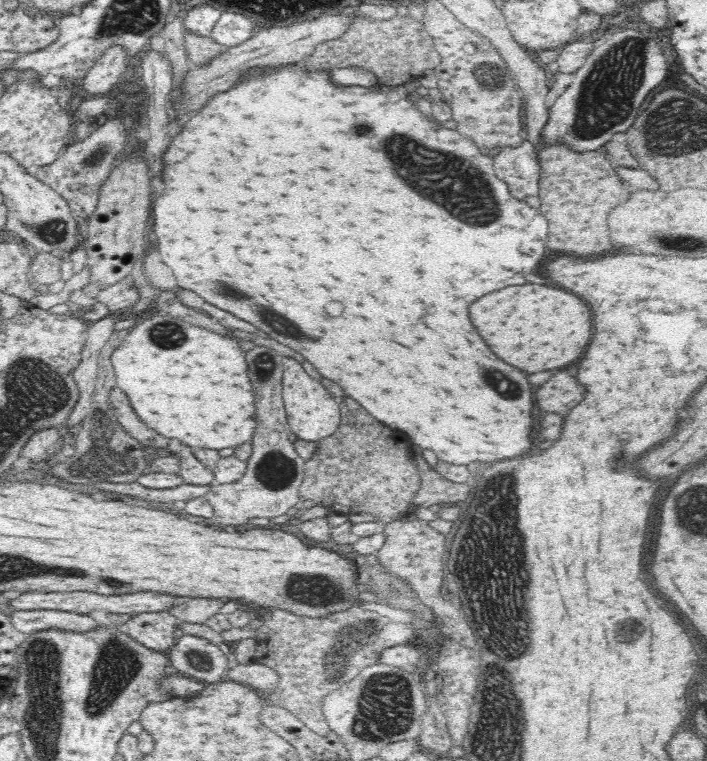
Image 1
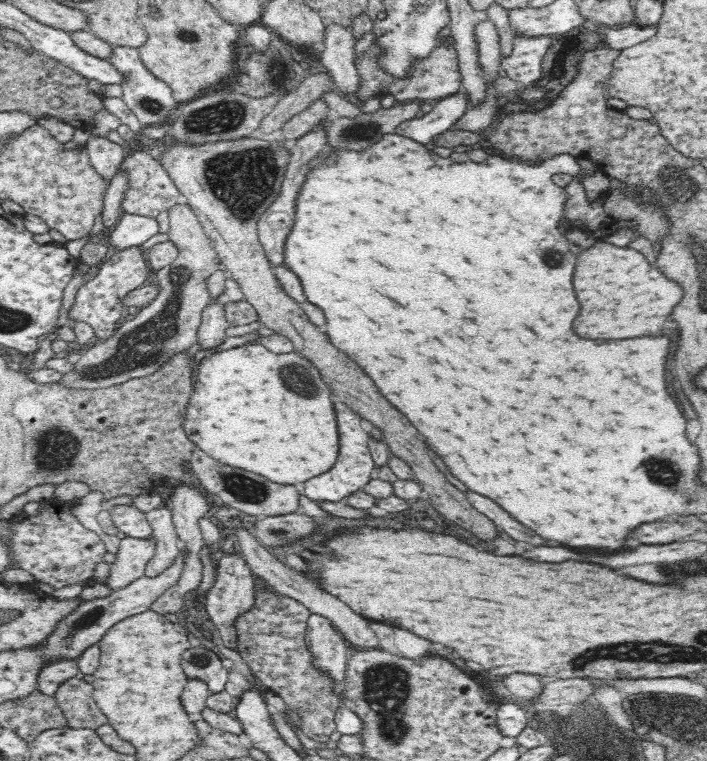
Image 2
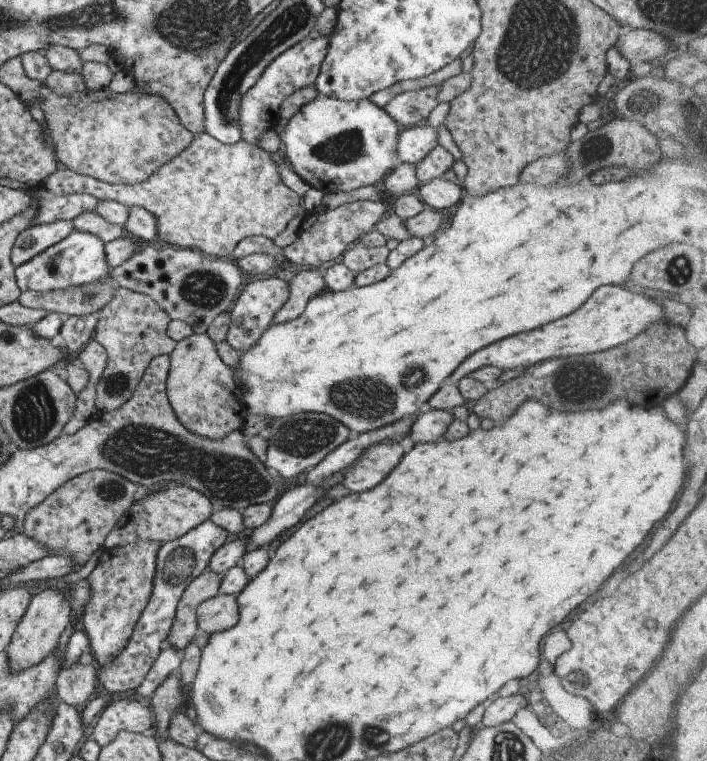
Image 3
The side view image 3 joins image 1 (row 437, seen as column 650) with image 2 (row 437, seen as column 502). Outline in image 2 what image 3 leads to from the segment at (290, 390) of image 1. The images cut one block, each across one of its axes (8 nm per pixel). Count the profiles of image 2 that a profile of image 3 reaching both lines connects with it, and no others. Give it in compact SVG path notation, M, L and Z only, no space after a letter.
M334 402L334 412L338 418L338 430L340 430L338 458L328 472L304 482L304 495L313 501L340 501L362 488L368 480L374 477L376 470L369 449L370 437L368 432L362 429L360 416L342 402Z

